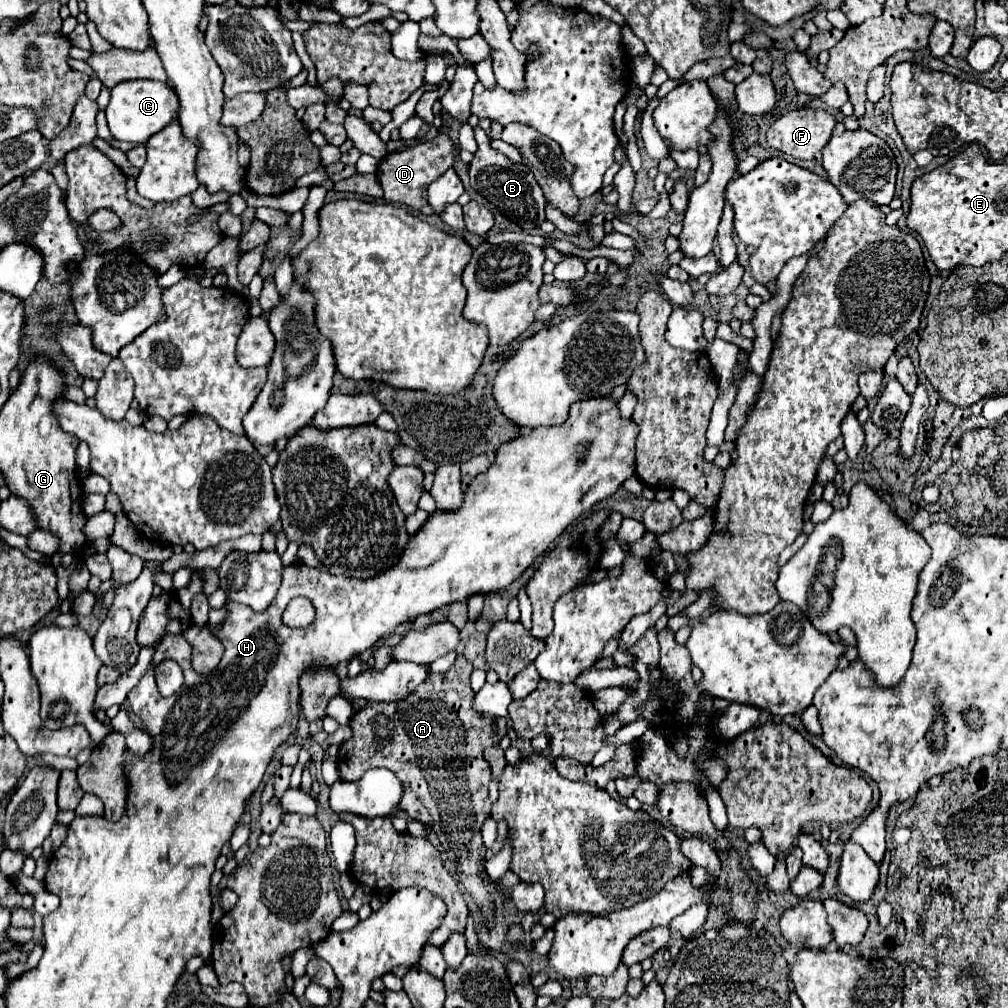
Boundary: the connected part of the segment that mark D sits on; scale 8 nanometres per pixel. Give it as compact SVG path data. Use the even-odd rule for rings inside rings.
M436 135L432 141L422 143L414 149L402 151L402 153L388 153L380 165L378 165L378 181L384 189L384 199L388 203L404 203L424 215L432 215L432 207L428 205L426 189L432 181L436 181L440 175L444 175L454 163L454 147L452 139L446 135Z

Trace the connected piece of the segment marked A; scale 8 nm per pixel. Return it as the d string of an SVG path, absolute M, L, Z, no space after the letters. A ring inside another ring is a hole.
M458 655L456 663L456 691L448 689L448 685L442 685L442 693L436 695L416 695L416 701L412 703L396 703L394 713L386 715L380 711L380 703L368 701L366 707L356 711L350 719L352 737L340 745L338 751L338 773L344 781L356 781L362 777L362 773L368 767L388 767L392 769L402 781L404 781L404 799L400 803L400 809L410 815L416 821L426 823L440 839L442 849L446 851L448 859L456 865L456 877L460 885L472 895L476 901L482 921L494 923L496 911L494 911L494 897L496 897L496 881L492 881L484 873L484 859L486 859L486 847L482 843L482 825L490 817L490 799L488 799L488 785L490 785L490 763L484 759L486 747L496 747L500 739L506 735L506 719L492 719L486 715L476 715L472 711L472 687L470 687L470 675L474 671L472 663Z

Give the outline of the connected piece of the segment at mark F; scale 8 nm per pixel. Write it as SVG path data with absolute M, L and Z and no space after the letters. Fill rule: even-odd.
M802 107L796 111L790 111L786 115L782 115L780 119L776 119L770 129L766 131L766 141L772 149L778 149L794 159L816 159L820 155L820 151L826 147L826 143L832 137L832 129L834 129L836 121L832 117L830 111L826 109L810 109L810 107Z

